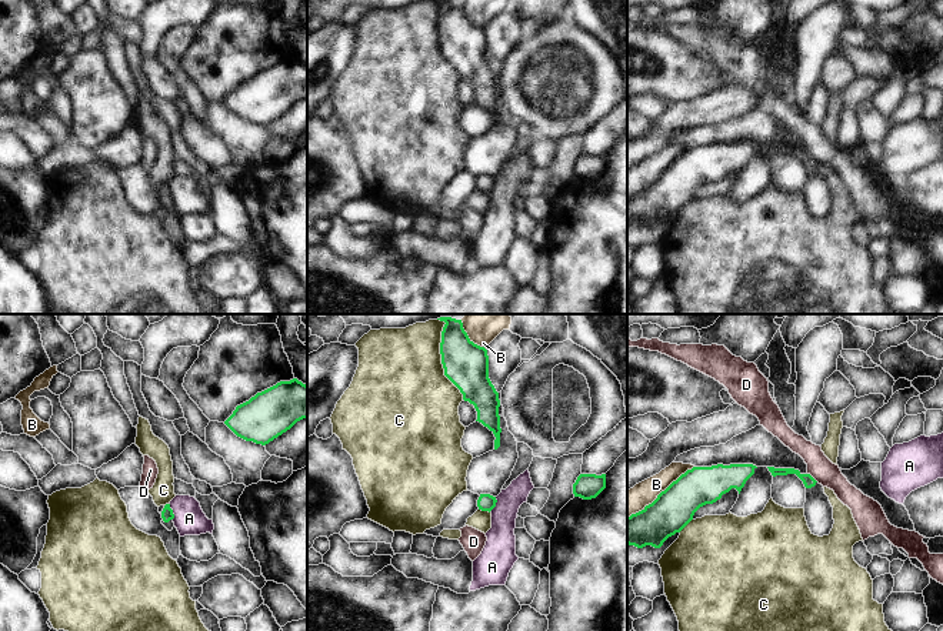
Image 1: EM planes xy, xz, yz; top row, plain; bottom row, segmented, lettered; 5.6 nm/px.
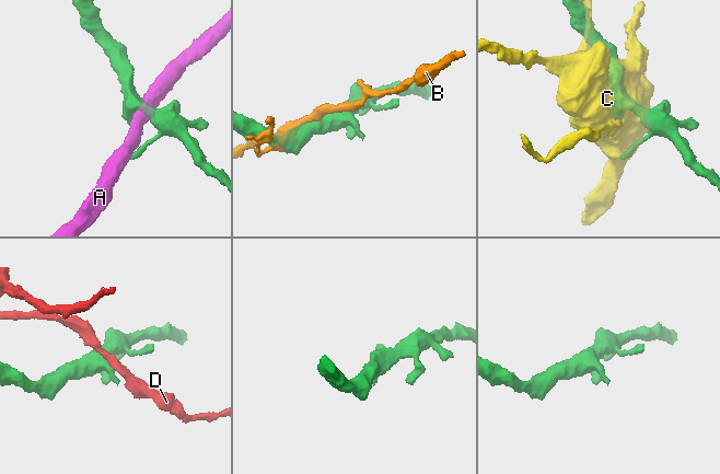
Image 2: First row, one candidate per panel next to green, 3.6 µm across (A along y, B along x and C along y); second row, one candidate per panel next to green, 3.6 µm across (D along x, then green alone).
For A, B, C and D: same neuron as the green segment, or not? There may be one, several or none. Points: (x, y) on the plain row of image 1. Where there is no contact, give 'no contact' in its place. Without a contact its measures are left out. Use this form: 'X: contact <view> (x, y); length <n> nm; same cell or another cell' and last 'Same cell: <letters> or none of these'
A: contact xy (172, 192); length 100 nm; another cell
B: contact yz (660, 173); length 480 nm; another cell
C: contact xz (442, 39); length 460 nm; another cell
D: contact yz (812, 157); length 80 nm; another cell
Same cell: none of these

